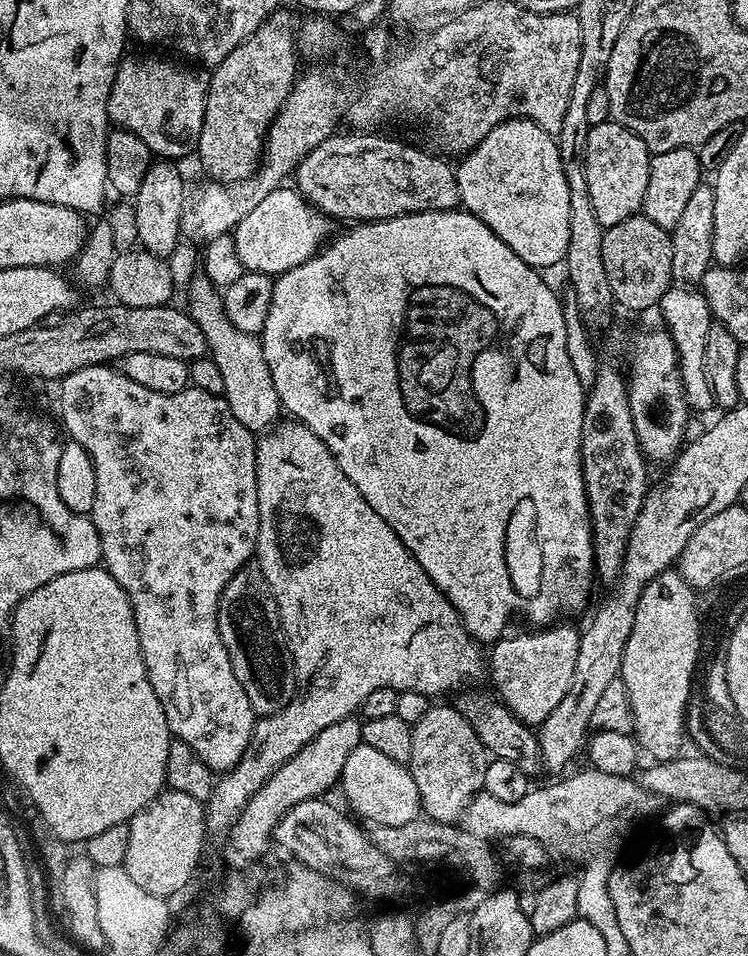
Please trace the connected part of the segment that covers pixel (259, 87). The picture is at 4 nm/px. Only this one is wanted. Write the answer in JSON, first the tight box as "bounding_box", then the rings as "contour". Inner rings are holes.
{"bounding_box":[195,11,298,185],"contour":[[[284,11],[273,12],[250,38],[230,50],[224,61],[211,69],[206,114],[195,150],[209,181],[237,185],[256,173],[260,165],[268,127],[298,77],[298,20]],[[231,148],[240,148],[236,156],[228,153]]]}

